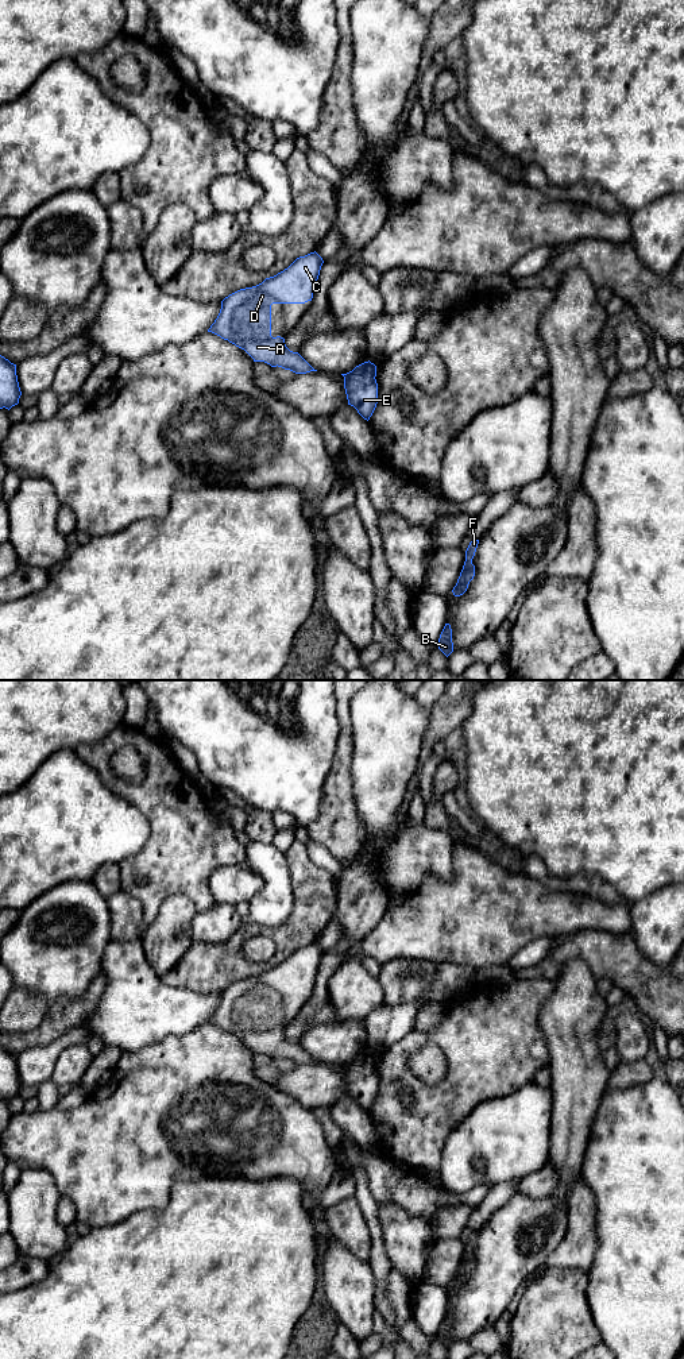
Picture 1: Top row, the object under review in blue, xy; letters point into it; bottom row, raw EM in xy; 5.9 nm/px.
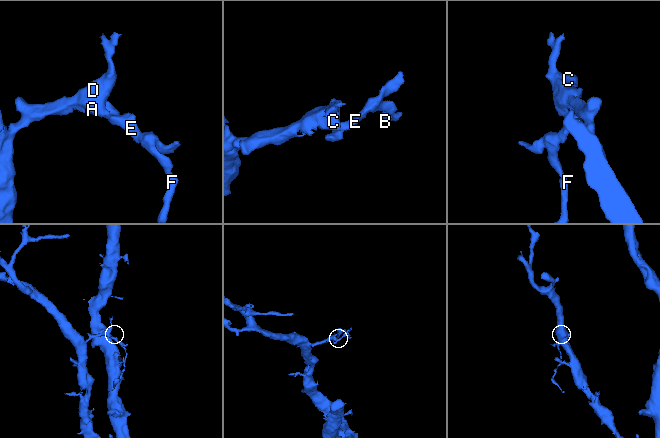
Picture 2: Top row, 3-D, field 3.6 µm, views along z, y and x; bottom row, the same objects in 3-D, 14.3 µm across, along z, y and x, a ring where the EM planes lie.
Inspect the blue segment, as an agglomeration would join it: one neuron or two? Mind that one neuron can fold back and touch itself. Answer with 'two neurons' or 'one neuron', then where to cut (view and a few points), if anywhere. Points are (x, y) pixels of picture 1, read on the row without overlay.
one neuron | no cut

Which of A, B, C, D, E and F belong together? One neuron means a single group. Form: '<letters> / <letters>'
A B C D E F

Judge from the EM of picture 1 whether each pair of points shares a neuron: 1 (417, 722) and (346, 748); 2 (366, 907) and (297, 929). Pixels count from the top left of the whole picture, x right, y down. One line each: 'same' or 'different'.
1: different
2: different

